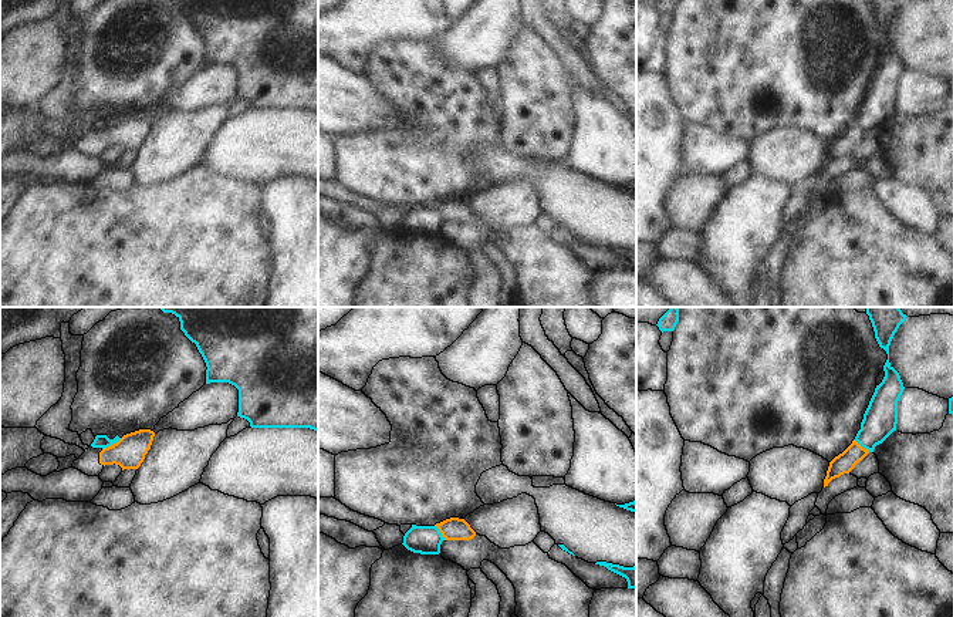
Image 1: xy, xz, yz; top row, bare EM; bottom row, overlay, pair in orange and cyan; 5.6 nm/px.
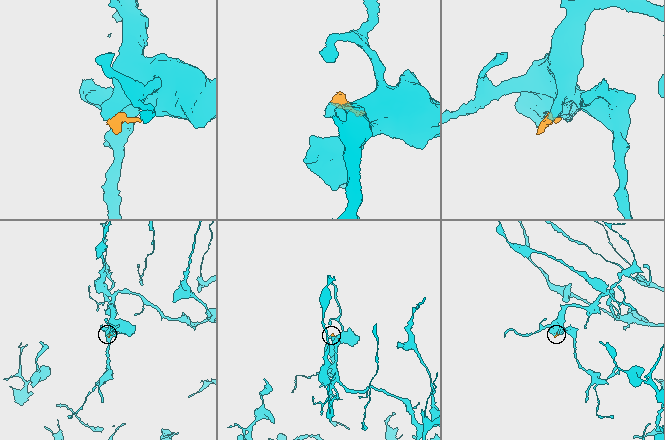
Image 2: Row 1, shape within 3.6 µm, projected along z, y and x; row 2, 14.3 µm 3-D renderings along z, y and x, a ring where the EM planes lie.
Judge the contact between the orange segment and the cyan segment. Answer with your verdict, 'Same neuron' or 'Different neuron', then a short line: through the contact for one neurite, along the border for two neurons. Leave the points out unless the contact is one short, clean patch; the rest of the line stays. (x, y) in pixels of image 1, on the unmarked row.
Different neuron. Line: xy (121, 120), (102, 131)

